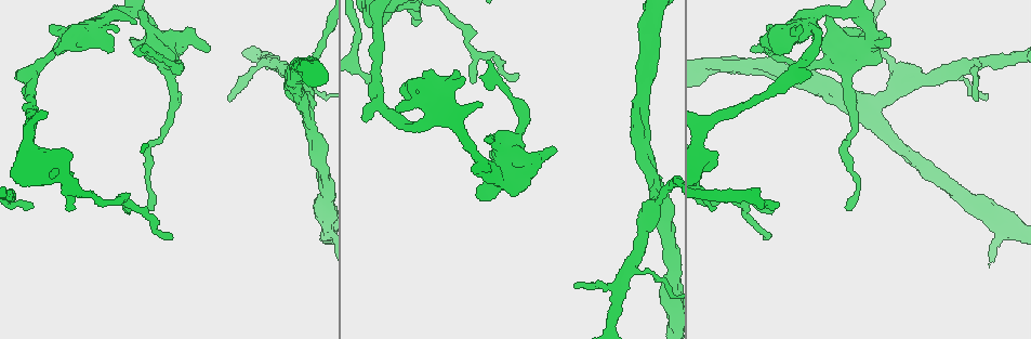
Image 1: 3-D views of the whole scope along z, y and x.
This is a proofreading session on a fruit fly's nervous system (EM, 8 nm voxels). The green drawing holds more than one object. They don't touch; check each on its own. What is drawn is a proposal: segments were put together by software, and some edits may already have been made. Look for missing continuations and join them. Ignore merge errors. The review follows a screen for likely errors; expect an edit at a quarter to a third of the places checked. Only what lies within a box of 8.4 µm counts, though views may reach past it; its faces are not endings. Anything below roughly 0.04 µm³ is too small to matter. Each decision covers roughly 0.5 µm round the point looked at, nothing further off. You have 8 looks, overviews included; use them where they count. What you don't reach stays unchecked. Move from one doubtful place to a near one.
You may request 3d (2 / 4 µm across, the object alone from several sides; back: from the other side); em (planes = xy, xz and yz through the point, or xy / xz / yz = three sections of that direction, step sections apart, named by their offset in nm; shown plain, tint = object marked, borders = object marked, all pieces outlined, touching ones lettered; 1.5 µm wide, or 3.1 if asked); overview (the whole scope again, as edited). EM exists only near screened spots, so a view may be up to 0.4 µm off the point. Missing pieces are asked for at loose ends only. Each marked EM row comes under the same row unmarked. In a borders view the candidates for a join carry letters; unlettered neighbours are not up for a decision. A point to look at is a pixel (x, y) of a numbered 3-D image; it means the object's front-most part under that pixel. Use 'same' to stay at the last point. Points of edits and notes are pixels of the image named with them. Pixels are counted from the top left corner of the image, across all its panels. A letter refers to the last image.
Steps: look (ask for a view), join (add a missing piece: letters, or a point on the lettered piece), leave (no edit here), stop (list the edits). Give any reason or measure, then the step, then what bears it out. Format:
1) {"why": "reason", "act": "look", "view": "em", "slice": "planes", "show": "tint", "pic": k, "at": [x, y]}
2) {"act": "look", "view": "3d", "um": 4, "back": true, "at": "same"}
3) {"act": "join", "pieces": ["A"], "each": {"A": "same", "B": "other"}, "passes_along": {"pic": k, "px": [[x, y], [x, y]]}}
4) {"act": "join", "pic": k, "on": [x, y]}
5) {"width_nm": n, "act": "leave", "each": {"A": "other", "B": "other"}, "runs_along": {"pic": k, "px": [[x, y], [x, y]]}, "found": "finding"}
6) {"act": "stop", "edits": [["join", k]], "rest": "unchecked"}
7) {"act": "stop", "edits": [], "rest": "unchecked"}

{"act": "look", "view": "3d", "um": 2, "pic": 1, "at": [176, 31]}

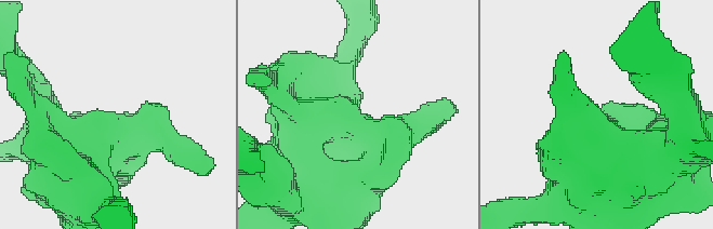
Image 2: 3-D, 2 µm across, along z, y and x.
{"why": "shape alone is not enough", "act": "look", "view": "em", "slice": "xz", "step": 8, "show": "borders", "pic": 2, "at": [107, 113]}

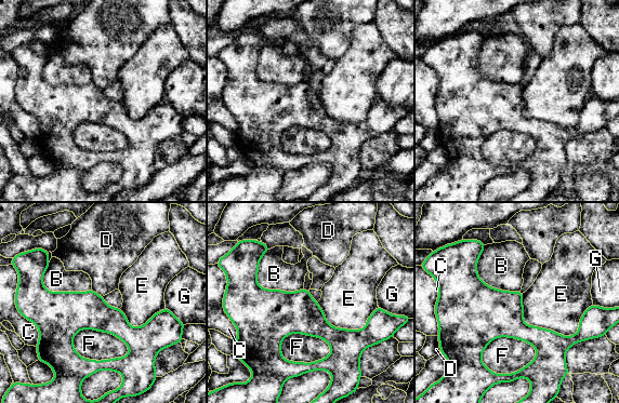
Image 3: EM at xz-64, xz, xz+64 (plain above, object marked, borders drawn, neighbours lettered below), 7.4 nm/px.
{"why": "cut it another way", "act": "look", "view": "em", "slice": "planes", "show": "borders", "at": "same"}

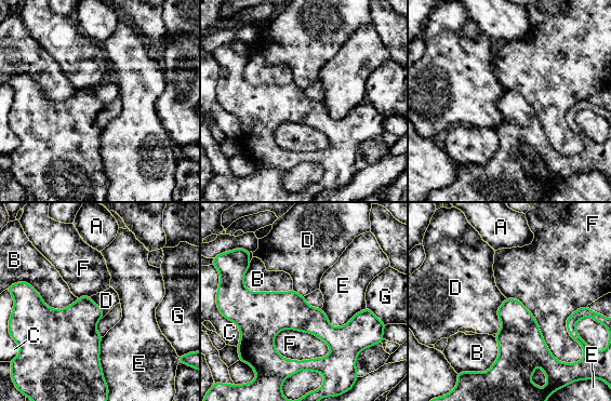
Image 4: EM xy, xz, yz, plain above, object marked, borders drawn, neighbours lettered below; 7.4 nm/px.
{"width_nm": 240, "act": "leave", "each": {"A": "other", "B": "other", "C": "other", "D": "other", "E": "other", "F": "other", "G": "other"}, "runs_along": {"pic": 4, "px": [[243, 298], [326, 332], [364, 313]]}, "found": "none of them fits"}

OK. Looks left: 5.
{"why": "tapers out", "act": "look", "view": "em", "slice": "planes", "show": "tint", "pic": 1, "at": [576, 286]}

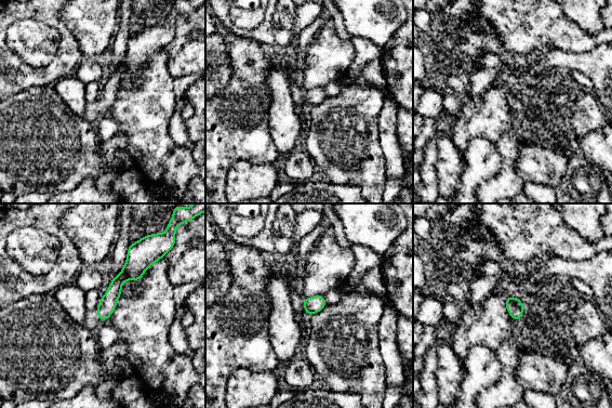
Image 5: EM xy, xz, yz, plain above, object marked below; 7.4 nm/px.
{"why": "what lies round it", "act": "look", "view": "em", "slice": "planes", "show": "borders", "at": "same"}

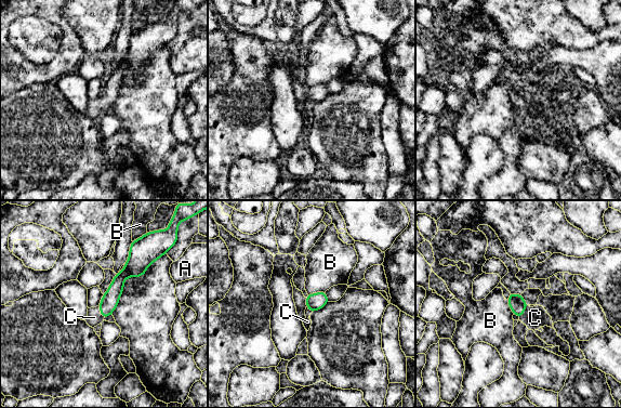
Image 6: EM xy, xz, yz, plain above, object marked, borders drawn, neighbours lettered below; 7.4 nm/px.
{"act": "join", "pieces": ["C"], "each": {"A": "other", "B": "other", "C": "same"}, "passes_along": {"pic": 6, "px": [[517, 304], [524, 311], [534, 317]]}, "found": "the neuron continues"}

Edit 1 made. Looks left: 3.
{"why": "redraw", "act": "look", "view": "overview"}

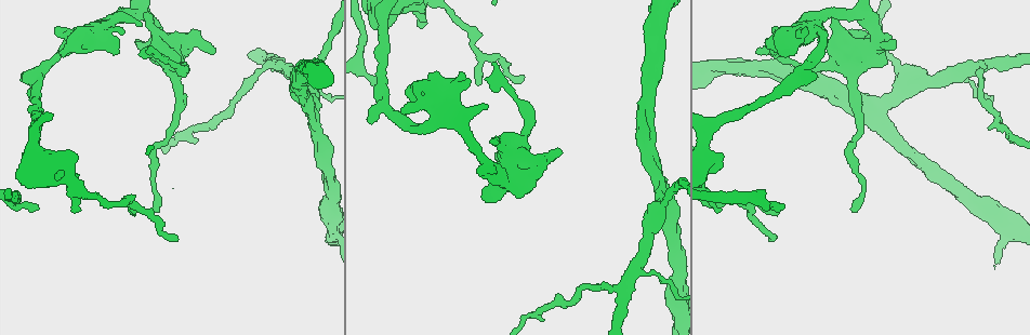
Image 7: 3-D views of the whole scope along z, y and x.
{"why": "free end", "act": "look", "view": "em", "slice": "xy", "step": 4, "show": "borders", "pic": 7, "at": [854, 209]}

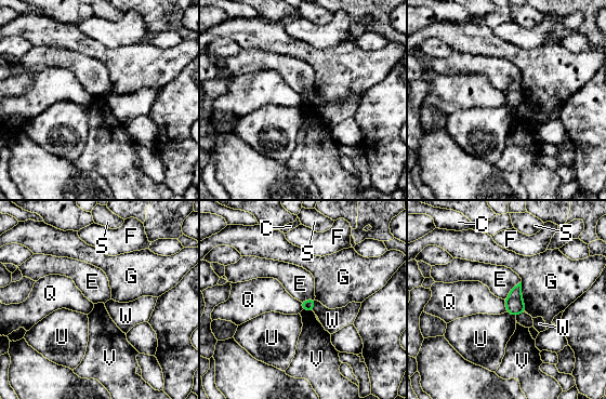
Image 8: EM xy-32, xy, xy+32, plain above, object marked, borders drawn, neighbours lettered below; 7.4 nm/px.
{"longest_contact_nm": ["G", 220], "act": "leave", "each": {"C": "other", "E": "other", "F": "other", "G": "other", "Q": "other", "S": "other", "U": "other", "V": "other", "W": "other"}, "border": {"pic": 8, "px": [[503, 300], [506, 311]]}, "found": "none of them fits"}

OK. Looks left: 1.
{"act": "stop", "edits": [["join", 6]], "rest": "unchecked"}

